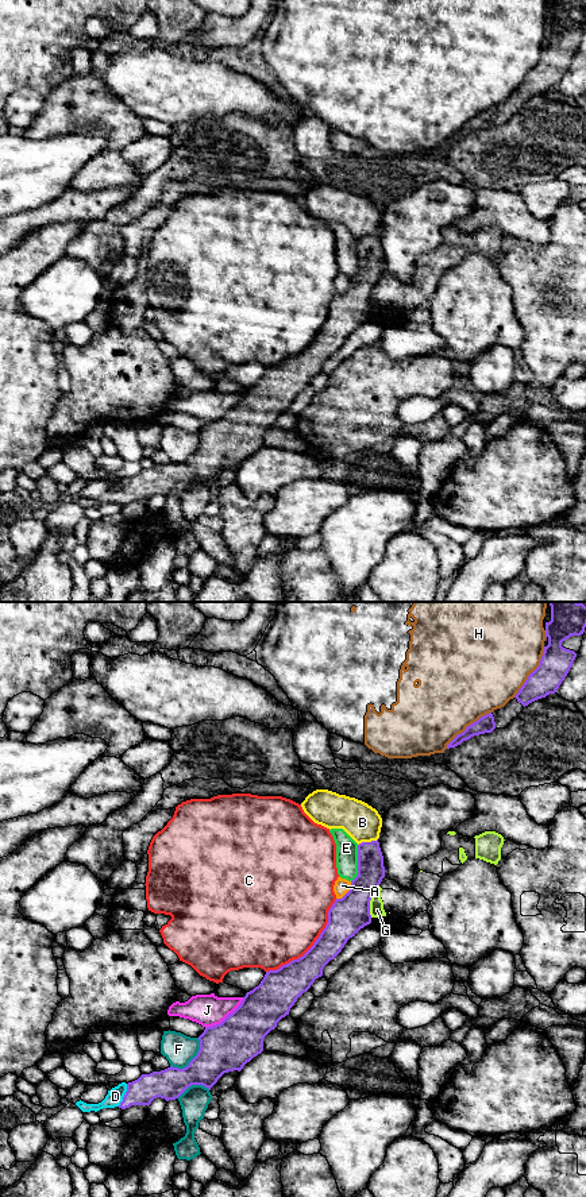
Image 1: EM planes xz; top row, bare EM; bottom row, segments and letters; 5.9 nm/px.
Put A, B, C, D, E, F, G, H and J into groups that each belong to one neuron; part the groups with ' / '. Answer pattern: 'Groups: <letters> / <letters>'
Groups: A / B / C / D / E / F / G / H / J

